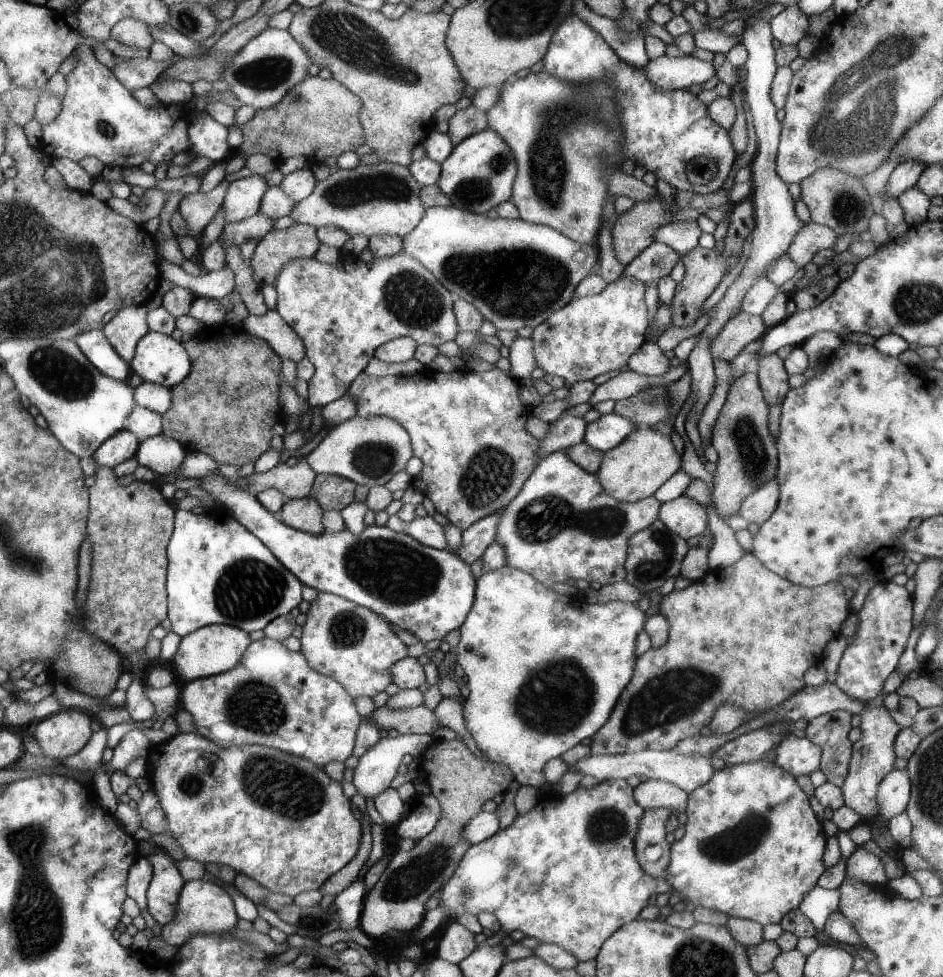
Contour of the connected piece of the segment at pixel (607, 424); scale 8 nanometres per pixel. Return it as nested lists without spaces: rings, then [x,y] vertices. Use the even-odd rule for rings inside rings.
[[[613,412],[606,413],[597,420],[587,423],[583,441],[592,448],[605,453],[617,447],[637,428],[638,425],[626,417],[621,417]]]

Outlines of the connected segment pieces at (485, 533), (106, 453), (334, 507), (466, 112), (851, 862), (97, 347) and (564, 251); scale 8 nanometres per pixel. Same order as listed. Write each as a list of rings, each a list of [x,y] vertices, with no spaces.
[[[505,508],[485,516],[472,526],[463,530],[461,536],[461,547],[454,554],[461,558],[466,564],[474,564],[481,558],[484,551],[495,541],[498,521]]]
[[[128,429],[122,430],[106,441],[98,450],[94,458],[103,467],[115,469],[125,460],[131,459],[136,454],[136,449],[142,441]]]
[[[317,475],[313,482],[315,499],[324,511],[338,511],[354,501],[356,483],[338,475]]]
[[[474,105],[457,110],[449,120],[448,134],[454,144],[460,144],[465,138],[486,130],[489,127],[487,114]]]
[[[857,847],[846,860],[845,876],[864,884],[886,888],[889,882],[884,864],[876,854]]]
[[[96,329],[81,334],[74,341],[85,350],[90,360],[93,360],[93,363],[101,368],[102,372],[124,382],[128,378],[131,368],[125,360],[122,360],[122,355],[110,342],[105,329]]]
[[[454,206],[427,208],[416,228],[404,235],[403,240],[405,247],[402,251],[425,265],[450,292],[473,304],[497,330],[513,333],[524,326],[535,329],[554,312],[564,308],[572,300],[574,288],[580,286],[598,262],[596,246],[580,244],[551,226],[529,223],[520,218],[491,219],[486,214],[479,215]]]

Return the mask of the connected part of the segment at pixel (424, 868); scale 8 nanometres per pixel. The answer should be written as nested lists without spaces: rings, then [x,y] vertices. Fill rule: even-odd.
[[[460,740],[428,741],[418,756],[416,773],[425,778],[431,794],[440,801],[441,817],[434,830],[418,839],[410,850],[394,853],[378,882],[369,890],[359,927],[373,939],[384,937],[388,930],[402,930],[404,933],[418,930],[424,918],[426,900],[452,878],[465,852],[469,850],[468,841],[461,838],[464,828],[482,810],[482,804],[488,802],[476,798],[494,798],[496,794],[503,794],[515,779],[511,768],[485,758],[465,743]]]

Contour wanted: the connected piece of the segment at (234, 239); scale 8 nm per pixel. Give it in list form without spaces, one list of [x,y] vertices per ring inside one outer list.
[[[256,213],[240,222],[228,223],[217,241],[224,250],[234,245],[241,247],[248,241],[260,242],[272,230],[272,221],[271,218]]]

